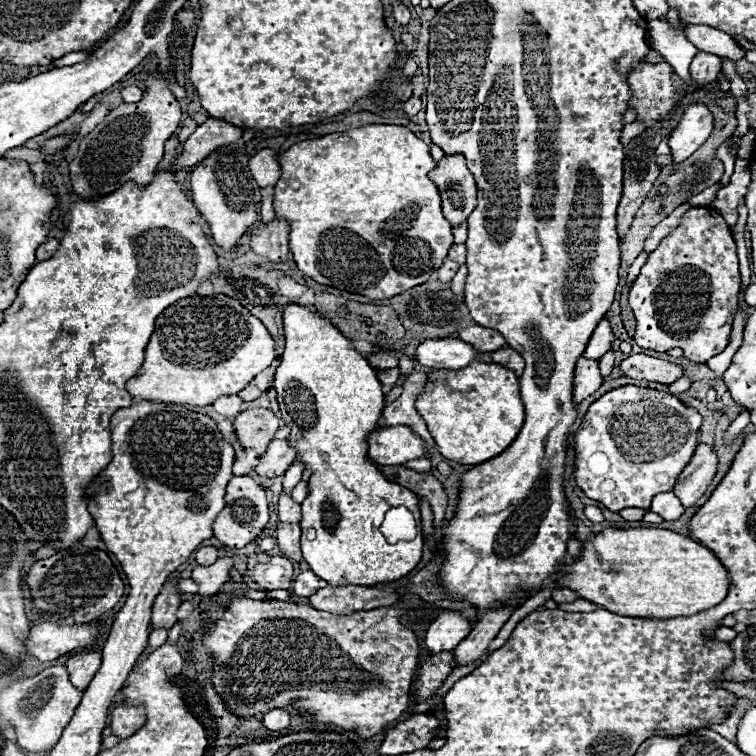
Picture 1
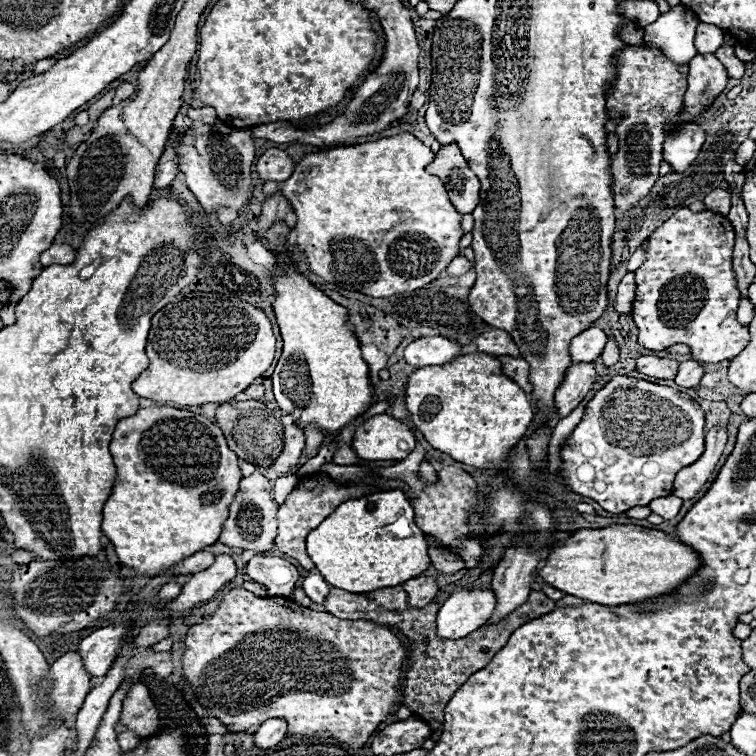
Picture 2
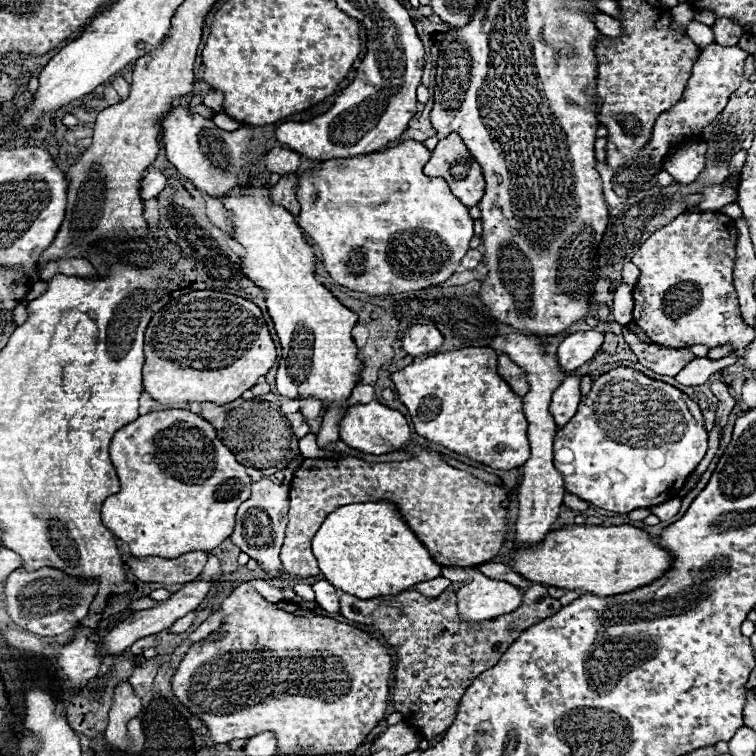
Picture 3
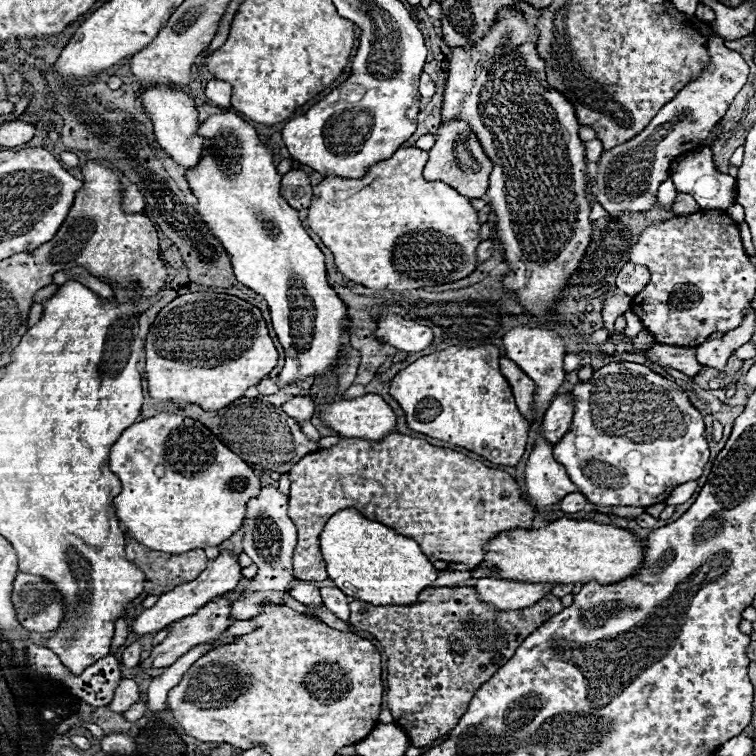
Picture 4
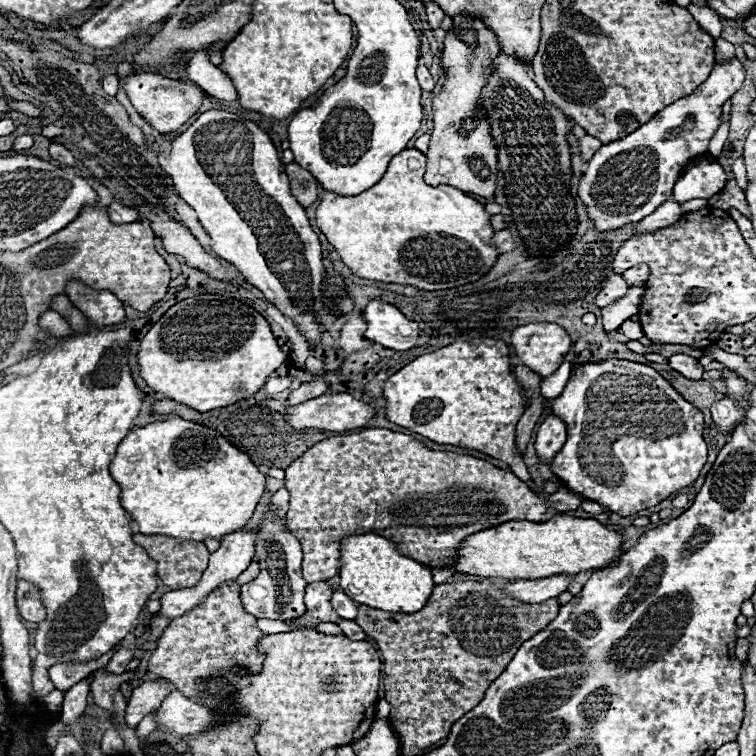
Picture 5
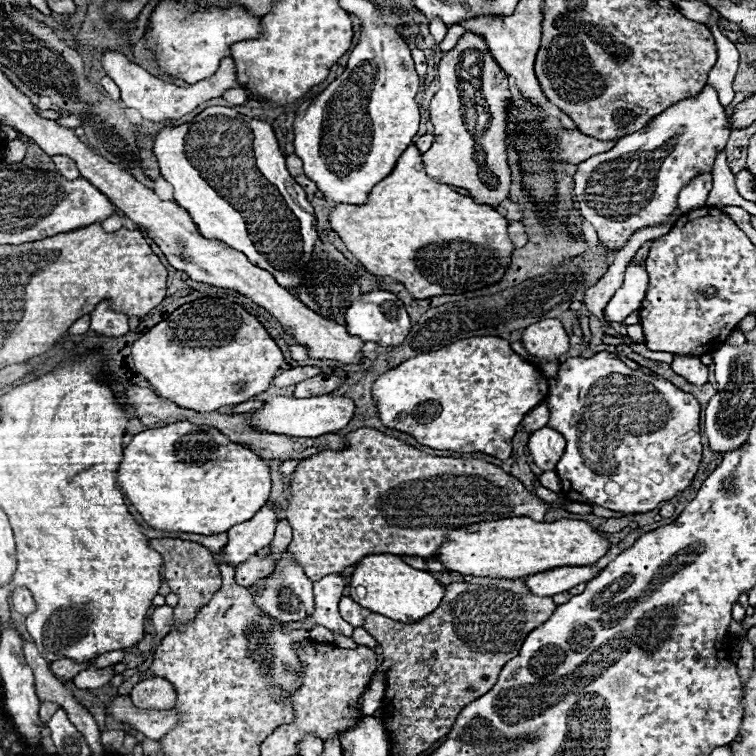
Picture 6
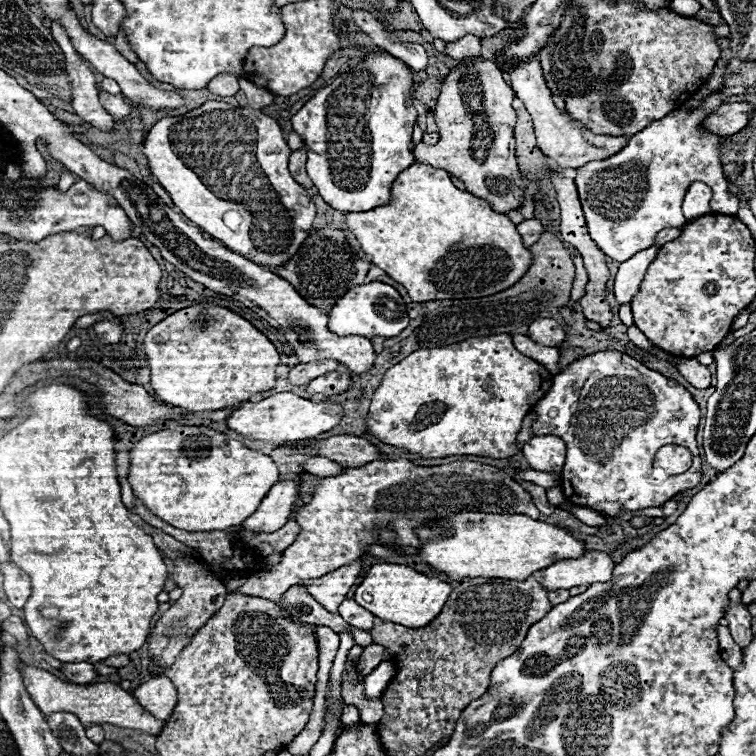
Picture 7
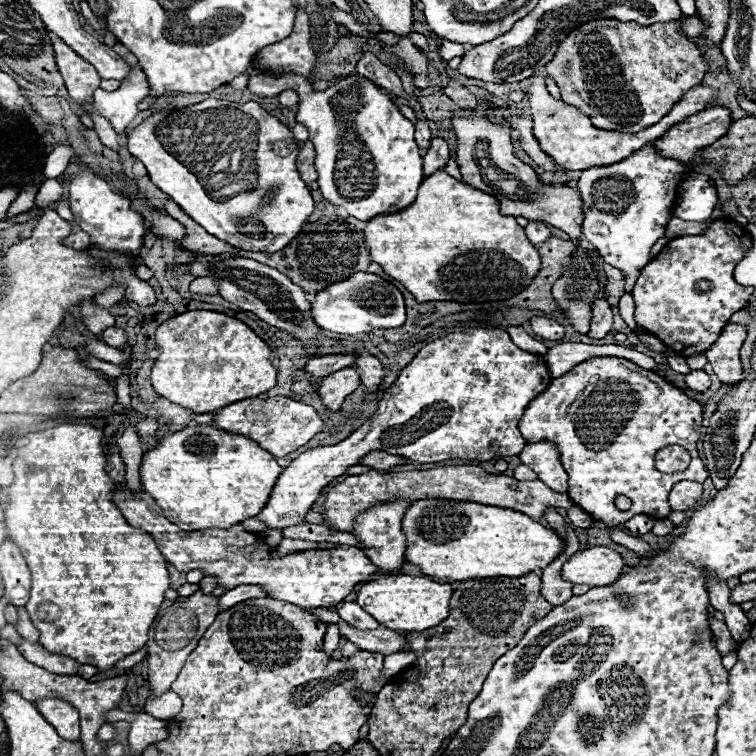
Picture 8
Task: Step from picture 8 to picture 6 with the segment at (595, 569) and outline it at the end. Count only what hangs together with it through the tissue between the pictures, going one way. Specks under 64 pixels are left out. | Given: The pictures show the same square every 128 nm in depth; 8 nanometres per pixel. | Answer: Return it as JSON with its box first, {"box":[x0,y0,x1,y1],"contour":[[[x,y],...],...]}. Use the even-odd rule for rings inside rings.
{"box":[526,568,600,596],"contour":[[[554,568],[550,572],[540,572],[526,578],[526,588],[534,596],[554,596],[560,592],[568,592],[570,588],[592,580],[600,570],[594,568]]]}

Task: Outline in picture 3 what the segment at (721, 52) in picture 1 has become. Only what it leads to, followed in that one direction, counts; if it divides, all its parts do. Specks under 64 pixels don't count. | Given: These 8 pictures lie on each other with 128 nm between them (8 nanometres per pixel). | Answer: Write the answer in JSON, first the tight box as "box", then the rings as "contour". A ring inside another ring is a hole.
{"box":[688,22,714,50],"contour":[[[692,22],[690,28],[688,28],[688,36],[692,38],[692,42],[704,50],[706,46],[714,44],[714,32],[712,32],[712,26],[706,26],[702,22]]]}

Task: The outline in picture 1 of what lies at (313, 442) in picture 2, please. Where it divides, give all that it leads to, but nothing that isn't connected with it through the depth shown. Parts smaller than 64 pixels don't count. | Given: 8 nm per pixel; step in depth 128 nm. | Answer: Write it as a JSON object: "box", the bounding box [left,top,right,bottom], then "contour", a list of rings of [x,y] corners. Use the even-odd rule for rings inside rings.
{"box":[282,460,302,494],"contour":[[[296,460],[286,472],[284,472],[284,480],[282,480],[282,492],[290,494],[294,490],[294,486],[300,482],[302,478],[302,464]]]}

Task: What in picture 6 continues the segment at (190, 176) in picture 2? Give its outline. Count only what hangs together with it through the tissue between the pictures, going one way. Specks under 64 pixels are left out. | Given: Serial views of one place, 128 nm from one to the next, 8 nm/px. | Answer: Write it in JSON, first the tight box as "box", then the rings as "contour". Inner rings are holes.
{"box":[102,52,238,122],"contour":[[[106,52],[104,58],[102,58],[102,66],[106,70],[106,76],[110,76],[118,84],[118,88],[122,92],[122,102],[128,108],[136,108],[142,114],[142,118],[150,120],[150,122],[178,120],[178,118],[190,114],[202,102],[208,102],[212,98],[220,98],[226,88],[236,88],[238,86],[234,62],[230,58],[222,58],[220,60],[220,68],[218,68],[218,72],[212,78],[196,82],[196,84],[188,84],[188,86],[176,86],[176,84],[164,82],[164,80],[152,76],[150,72],[146,72],[142,66],[132,64],[120,52]]]}

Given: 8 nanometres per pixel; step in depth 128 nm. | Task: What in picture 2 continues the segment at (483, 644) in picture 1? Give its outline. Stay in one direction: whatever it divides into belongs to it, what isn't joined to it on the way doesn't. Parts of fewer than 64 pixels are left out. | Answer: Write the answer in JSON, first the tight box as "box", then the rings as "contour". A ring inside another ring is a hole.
{"box":[486,544,540,624],"contour":[[[526,544],[510,548],[504,560],[494,570],[492,588],[496,594],[496,608],[486,624],[498,624],[518,606],[522,606],[532,592],[536,566],[540,562],[538,552],[526,552]]]}

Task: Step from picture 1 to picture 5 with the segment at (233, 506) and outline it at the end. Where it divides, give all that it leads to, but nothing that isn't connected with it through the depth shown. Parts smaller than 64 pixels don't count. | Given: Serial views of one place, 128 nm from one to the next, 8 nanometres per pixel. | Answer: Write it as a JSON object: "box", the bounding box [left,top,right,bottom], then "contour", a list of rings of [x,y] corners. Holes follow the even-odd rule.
{"box":[240,504,306,620],"contour":[[[274,504],[268,506],[268,512],[258,524],[254,558],[260,564],[260,574],[252,582],[242,584],[240,600],[244,610],[254,618],[270,618],[270,620],[288,620],[294,616],[302,616],[306,612],[304,606],[306,580],[302,578],[302,550],[296,536],[288,530],[286,522],[282,522],[276,516]]]}

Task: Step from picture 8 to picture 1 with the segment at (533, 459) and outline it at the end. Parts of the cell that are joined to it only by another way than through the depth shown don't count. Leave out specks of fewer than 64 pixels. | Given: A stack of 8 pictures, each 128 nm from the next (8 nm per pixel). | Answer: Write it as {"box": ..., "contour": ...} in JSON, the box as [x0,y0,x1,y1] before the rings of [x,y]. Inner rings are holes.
{"box":[574,358,602,404],"contour":[[[578,358],[576,376],[574,376],[574,404],[594,394],[600,388],[600,384],[602,384],[602,376],[598,370],[598,360]]]}

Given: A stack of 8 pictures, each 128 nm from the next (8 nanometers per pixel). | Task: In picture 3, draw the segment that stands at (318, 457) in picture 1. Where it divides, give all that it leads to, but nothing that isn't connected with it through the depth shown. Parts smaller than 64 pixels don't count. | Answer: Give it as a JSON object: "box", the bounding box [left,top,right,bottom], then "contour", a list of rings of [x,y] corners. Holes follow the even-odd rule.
{"box":[222,182,440,600],"contour":[[[258,182],[258,188],[250,188],[248,192],[238,190],[222,200],[232,212],[234,238],[246,248],[242,264],[246,276],[250,276],[250,280],[254,280],[260,288],[268,290],[268,312],[282,344],[282,360],[276,374],[278,394],[290,400],[312,396],[320,400],[324,410],[328,410],[334,402],[348,408],[350,394],[358,386],[358,374],[364,368],[358,358],[358,348],[350,336],[358,316],[314,280],[314,250],[302,236],[294,216],[290,216],[284,208],[270,204],[268,188],[262,188]],[[382,500],[382,502],[370,502],[368,504],[358,504],[358,506],[340,506],[334,510],[320,530],[312,538],[312,554],[318,560],[318,566],[324,574],[324,578],[336,586],[338,590],[358,596],[362,600],[376,598],[376,596],[388,596],[388,594],[398,594],[408,590],[410,586],[432,580],[440,576],[440,564],[434,562],[426,546],[416,538],[416,534],[410,530],[406,520],[402,518],[400,510],[396,508],[394,502]]]}

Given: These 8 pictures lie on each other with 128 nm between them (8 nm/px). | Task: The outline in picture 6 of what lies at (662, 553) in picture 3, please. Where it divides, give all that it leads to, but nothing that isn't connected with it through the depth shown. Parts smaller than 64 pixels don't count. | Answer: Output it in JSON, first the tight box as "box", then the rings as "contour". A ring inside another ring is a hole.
{"box":[438,516,608,580],"contour":[[[514,516],[454,530],[444,540],[442,552],[438,554],[438,562],[446,564],[448,570],[466,576],[516,580],[560,566],[592,564],[600,560],[608,552],[608,548],[608,538],[584,520],[534,522],[526,516]]]}

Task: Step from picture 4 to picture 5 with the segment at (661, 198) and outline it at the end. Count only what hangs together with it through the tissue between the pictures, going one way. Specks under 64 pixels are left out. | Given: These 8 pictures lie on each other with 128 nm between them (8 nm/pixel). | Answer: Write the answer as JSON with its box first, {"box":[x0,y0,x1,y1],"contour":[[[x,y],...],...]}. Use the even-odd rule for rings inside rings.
{"box":[634,200,684,234],"contour":[[[666,200],[666,202],[662,202],[650,216],[646,216],[644,220],[640,220],[640,224],[636,226],[634,234],[636,234],[636,232],[650,232],[650,230],[654,230],[654,228],[662,228],[662,226],[666,226],[666,224],[674,224],[674,220],[676,220],[678,216],[682,216],[682,214],[684,214],[684,212],[682,212],[682,208],[680,208],[678,202]]]}

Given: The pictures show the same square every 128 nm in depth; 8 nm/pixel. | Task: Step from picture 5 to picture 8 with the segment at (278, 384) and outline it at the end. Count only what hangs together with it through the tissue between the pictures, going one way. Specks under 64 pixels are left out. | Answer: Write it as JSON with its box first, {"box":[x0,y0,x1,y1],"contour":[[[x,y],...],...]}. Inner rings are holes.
{"box":[304,356,354,376],"contour":[[[322,356],[312,358],[304,364],[304,372],[310,376],[330,376],[342,368],[348,368],[354,362],[354,356]]]}

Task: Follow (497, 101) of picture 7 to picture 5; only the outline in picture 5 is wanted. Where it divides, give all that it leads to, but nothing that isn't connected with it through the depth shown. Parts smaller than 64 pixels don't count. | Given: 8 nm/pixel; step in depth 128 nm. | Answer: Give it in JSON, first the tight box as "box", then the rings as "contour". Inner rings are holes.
{"box":[424,16,500,198],"contour":[[[454,16],[452,28],[446,32],[442,64],[446,68],[446,84],[442,92],[434,98],[434,130],[428,156],[428,168],[424,180],[430,186],[448,184],[462,192],[472,192],[482,198],[492,198],[498,180],[498,160],[496,148],[490,140],[490,126],[478,108],[478,96],[482,90],[482,72],[492,64],[494,56],[500,52],[500,42],[496,34],[484,24],[482,18],[472,16]],[[448,158],[454,164],[454,170],[440,174],[440,160]]]}

